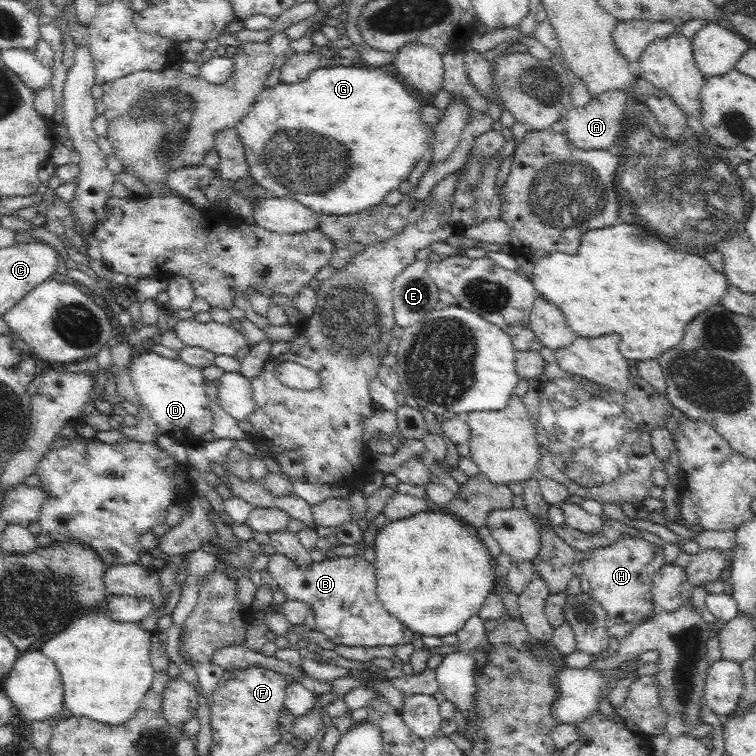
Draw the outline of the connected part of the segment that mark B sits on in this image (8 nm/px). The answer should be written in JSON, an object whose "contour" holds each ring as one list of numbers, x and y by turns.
{"contour":[[277,553,269,556,268,572,273,584,282,589,290,600,304,602,315,622,315,631,322,633,332,646,398,646,408,644,412,640,412,631,393,617,379,601,377,595,375,566,362,556,336,556,324,561,310,562,308,566,299,566,295,559]]}

